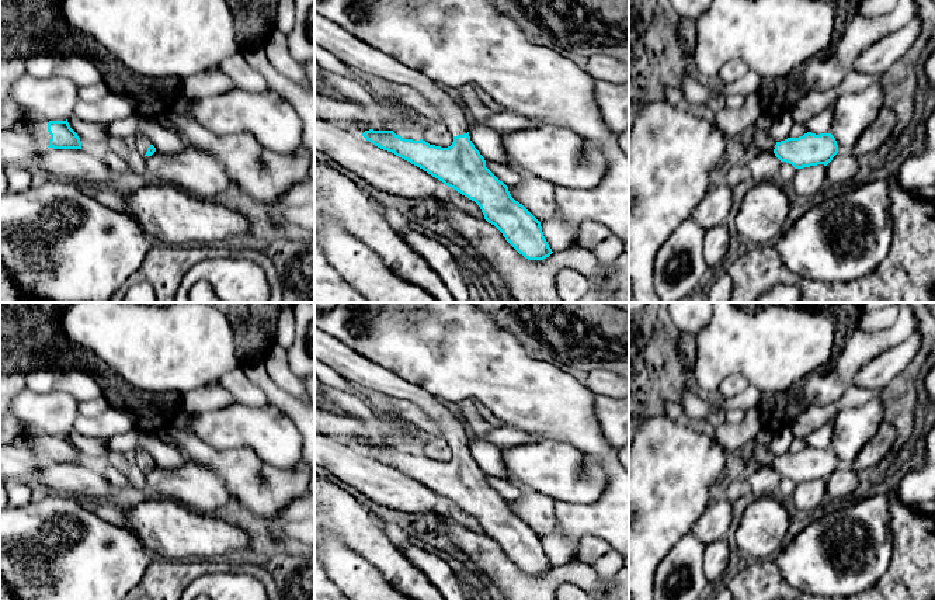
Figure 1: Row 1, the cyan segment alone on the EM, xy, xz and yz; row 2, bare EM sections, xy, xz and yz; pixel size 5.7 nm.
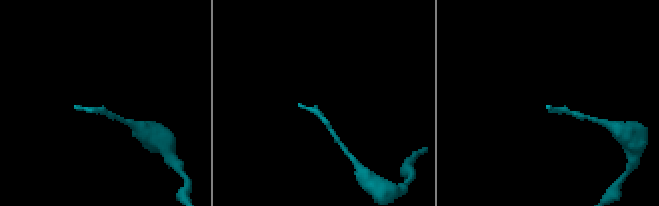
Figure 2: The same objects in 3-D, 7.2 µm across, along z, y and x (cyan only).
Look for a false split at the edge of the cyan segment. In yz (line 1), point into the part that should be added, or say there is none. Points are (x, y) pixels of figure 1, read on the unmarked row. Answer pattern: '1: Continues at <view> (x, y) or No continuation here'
1: Continues at yz (763, 455)

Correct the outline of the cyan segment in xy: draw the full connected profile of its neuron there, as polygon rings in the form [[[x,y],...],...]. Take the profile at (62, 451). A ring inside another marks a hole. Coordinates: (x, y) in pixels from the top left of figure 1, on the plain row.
[[[31,431],[22,440],[13,443],[32,451],[41,461],[53,464],[81,464],[77,448],[66,436],[48,436],[41,431]]]

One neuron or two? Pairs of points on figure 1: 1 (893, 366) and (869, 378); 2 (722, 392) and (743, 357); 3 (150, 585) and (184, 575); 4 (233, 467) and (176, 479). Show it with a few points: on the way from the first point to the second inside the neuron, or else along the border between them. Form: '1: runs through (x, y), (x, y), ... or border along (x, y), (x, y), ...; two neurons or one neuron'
1: runs through (887, 366), (875, 374); one neuron
2: border along (750, 384), (743, 375), (730, 374), (713, 394); two neurons
3: runs through (159, 583), (176, 575); one neuron
4: border along (188, 461), (212, 471), (230, 493); two neurons

